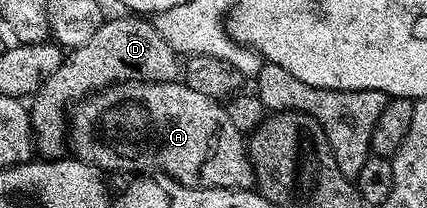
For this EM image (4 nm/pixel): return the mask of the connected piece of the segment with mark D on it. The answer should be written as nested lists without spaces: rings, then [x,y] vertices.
[[[142,16],[122,17],[126,18],[103,21],[88,44],[73,47],[33,95],[34,103],[28,106],[32,142],[43,159],[61,158],[67,153],[68,111],[87,96],[120,82],[172,82],[179,77],[179,55],[164,42],[153,21]]]

